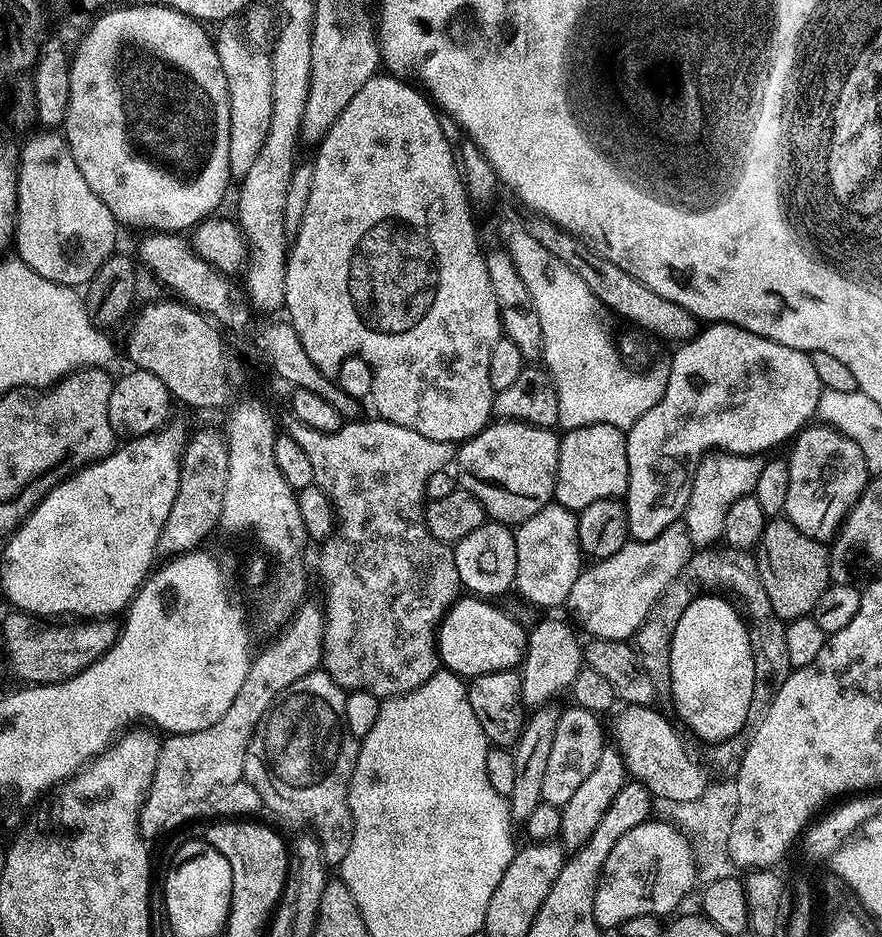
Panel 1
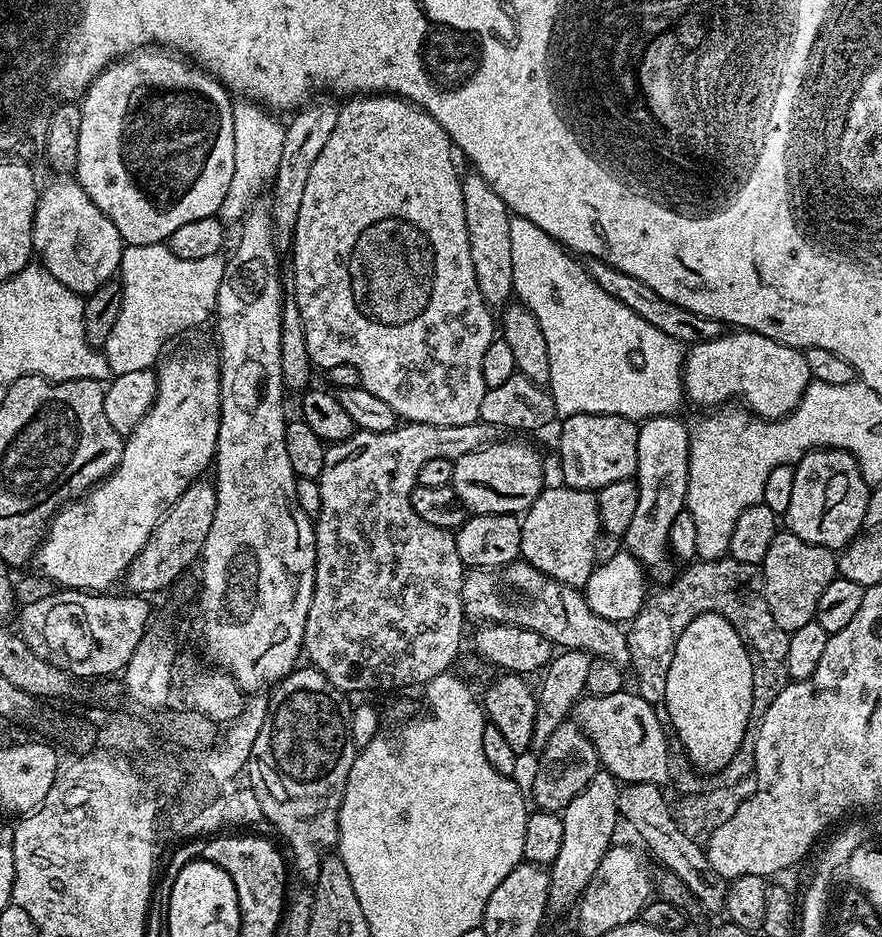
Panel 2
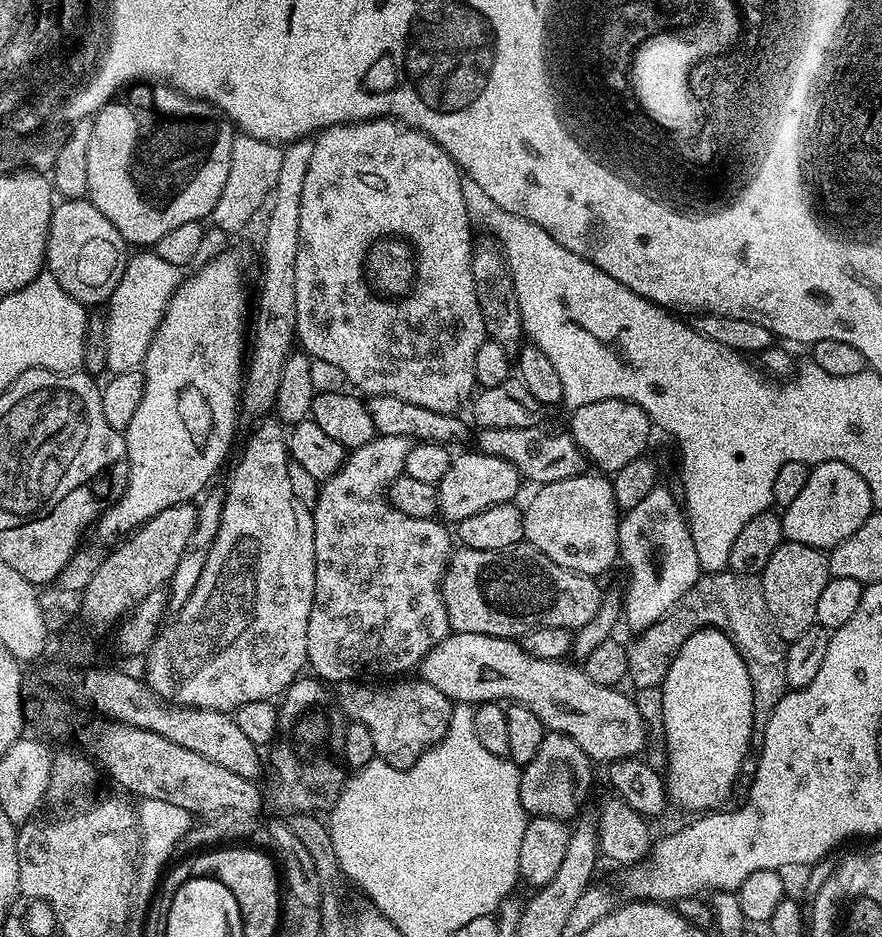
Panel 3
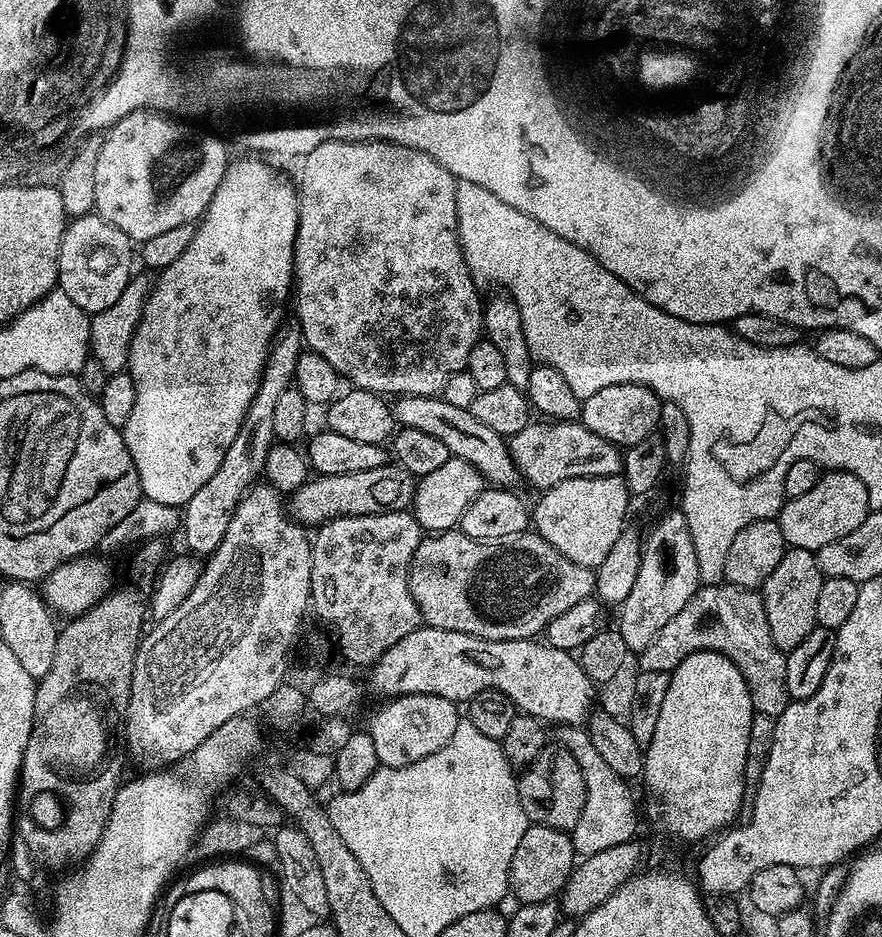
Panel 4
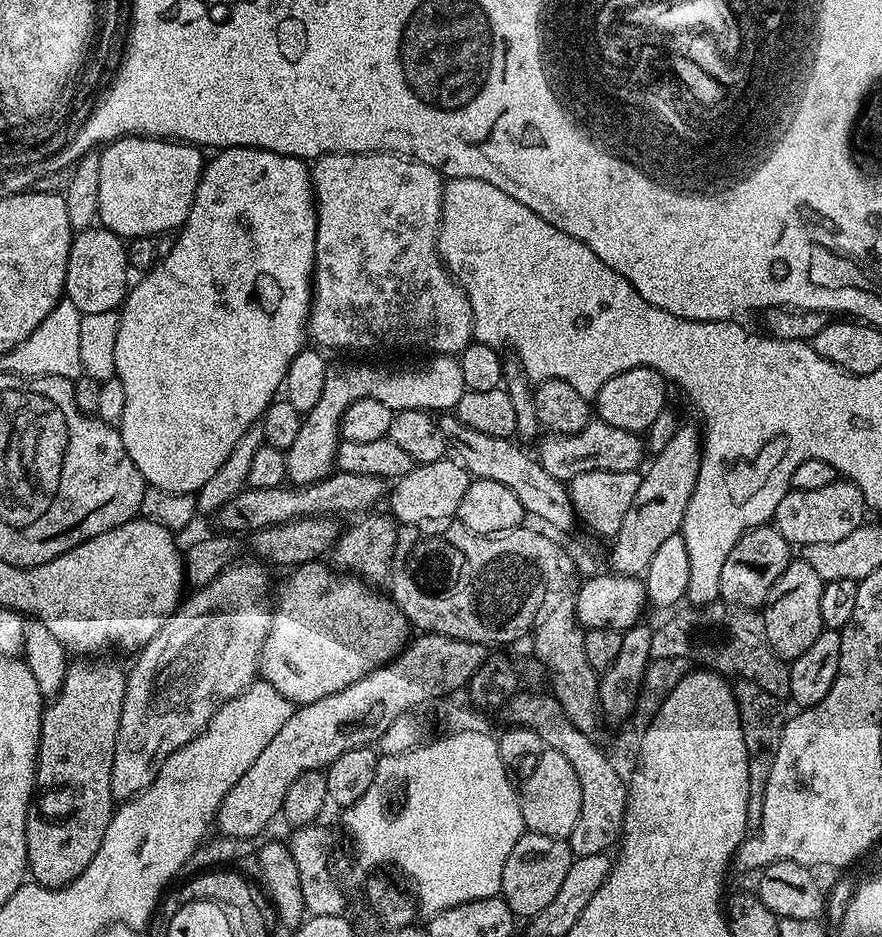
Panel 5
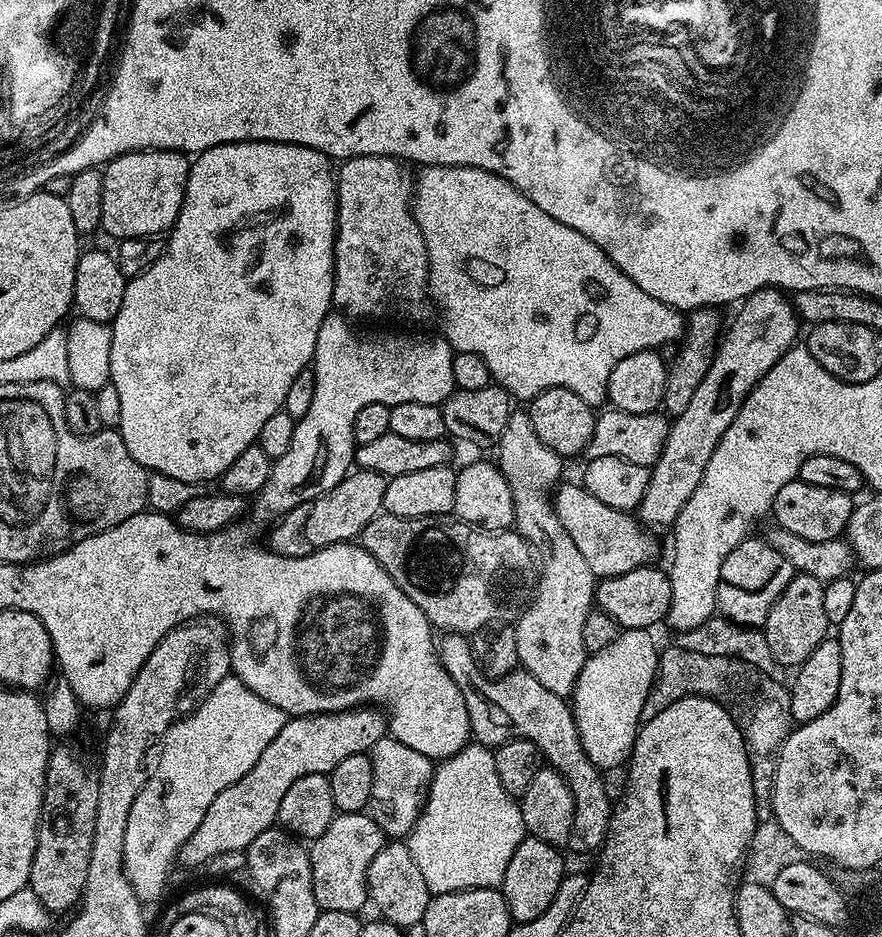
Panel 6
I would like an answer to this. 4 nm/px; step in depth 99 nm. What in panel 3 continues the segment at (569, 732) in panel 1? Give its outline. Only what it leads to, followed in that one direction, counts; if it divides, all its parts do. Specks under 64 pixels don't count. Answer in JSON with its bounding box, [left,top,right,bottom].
[520,731,593,821]

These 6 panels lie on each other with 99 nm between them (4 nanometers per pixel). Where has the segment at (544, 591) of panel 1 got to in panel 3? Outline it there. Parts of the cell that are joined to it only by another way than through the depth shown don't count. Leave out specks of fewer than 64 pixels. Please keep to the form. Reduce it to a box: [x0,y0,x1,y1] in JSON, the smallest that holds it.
[523,474,622,578]

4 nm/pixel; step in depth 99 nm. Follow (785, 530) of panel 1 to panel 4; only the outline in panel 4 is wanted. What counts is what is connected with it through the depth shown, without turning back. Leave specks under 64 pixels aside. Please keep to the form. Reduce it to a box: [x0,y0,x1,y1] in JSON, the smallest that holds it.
[762,548,825,654]

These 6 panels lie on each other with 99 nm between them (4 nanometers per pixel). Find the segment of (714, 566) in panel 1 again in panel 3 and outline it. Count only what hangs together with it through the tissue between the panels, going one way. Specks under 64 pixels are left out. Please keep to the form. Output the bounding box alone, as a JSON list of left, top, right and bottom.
[627,570,789,734]

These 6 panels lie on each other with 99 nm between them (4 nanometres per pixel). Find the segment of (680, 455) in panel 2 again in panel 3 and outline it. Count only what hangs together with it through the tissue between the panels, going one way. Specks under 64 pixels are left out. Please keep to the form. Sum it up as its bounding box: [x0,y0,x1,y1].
[618,486,702,633]

